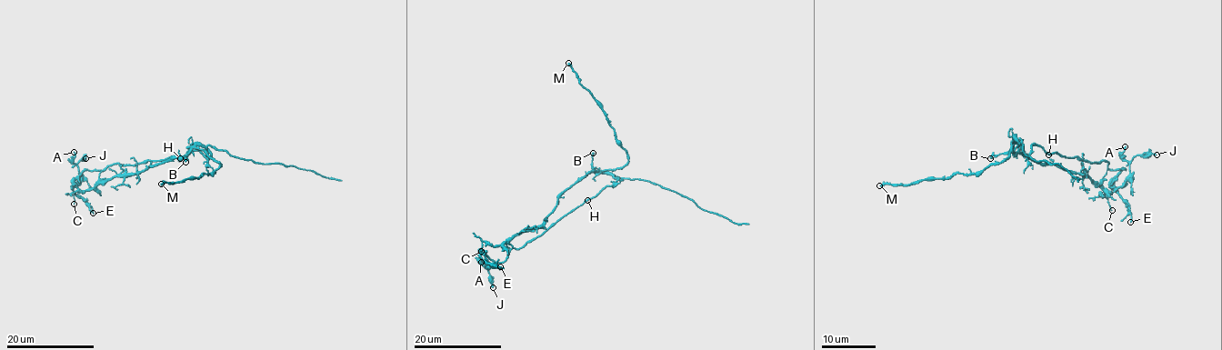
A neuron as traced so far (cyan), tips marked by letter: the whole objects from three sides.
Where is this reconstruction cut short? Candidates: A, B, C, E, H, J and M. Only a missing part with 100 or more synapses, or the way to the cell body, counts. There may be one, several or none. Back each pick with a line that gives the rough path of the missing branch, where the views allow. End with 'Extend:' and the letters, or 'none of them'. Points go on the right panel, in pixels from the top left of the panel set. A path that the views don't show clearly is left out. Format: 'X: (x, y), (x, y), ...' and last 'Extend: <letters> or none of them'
Extend: none of them

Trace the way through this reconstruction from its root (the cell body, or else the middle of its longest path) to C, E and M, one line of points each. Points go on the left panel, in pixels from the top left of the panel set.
C: (160, 163), (135, 174), (105, 179), (90, 189), (77, 190), (75, 192), (74, 204)
E: (160, 163), (103, 181), (98, 177), (102, 170), (85, 170), (75, 180), (72, 190), (93, 213)
M: (160, 163), (181, 157), (198, 147), (220, 164), (210, 174), (161, 184)

